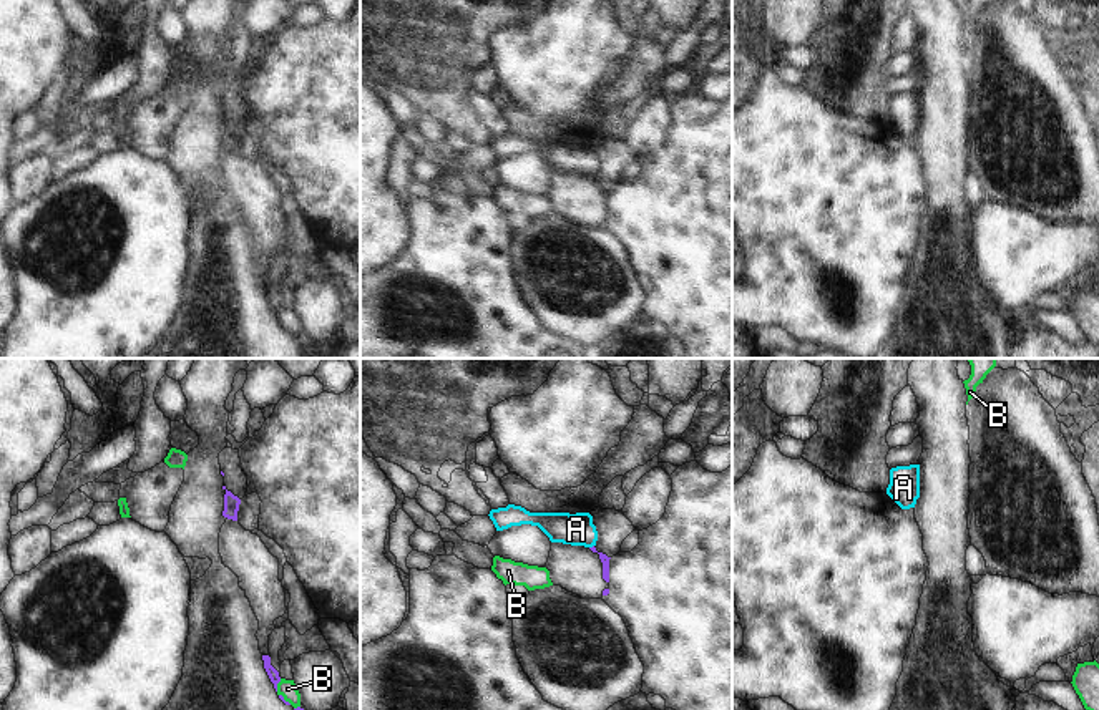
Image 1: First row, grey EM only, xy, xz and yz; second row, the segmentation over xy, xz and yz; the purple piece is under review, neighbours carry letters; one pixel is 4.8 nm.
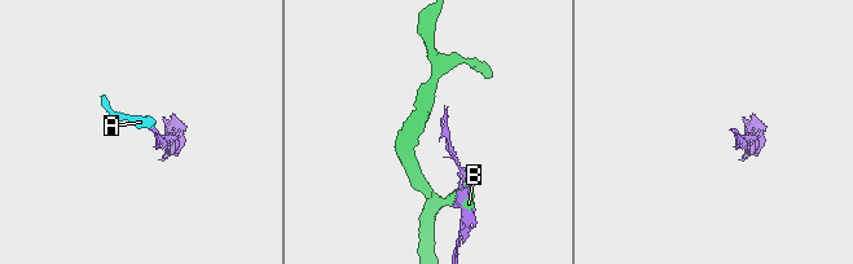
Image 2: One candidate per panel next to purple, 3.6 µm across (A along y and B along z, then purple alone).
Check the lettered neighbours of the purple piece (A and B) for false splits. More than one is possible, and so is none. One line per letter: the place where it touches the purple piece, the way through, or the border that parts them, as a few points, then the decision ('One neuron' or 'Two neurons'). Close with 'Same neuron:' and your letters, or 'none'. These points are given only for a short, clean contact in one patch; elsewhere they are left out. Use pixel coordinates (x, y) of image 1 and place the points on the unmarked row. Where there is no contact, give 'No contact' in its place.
A: Touches purple at xz (593, 175). Boundary: xz (593, 173), (590, 176). Two neurons
B: Touches purple at xy (276, 314). Boundary: xy (281, 307), (276, 319). Two neurons
Same neuron: none

